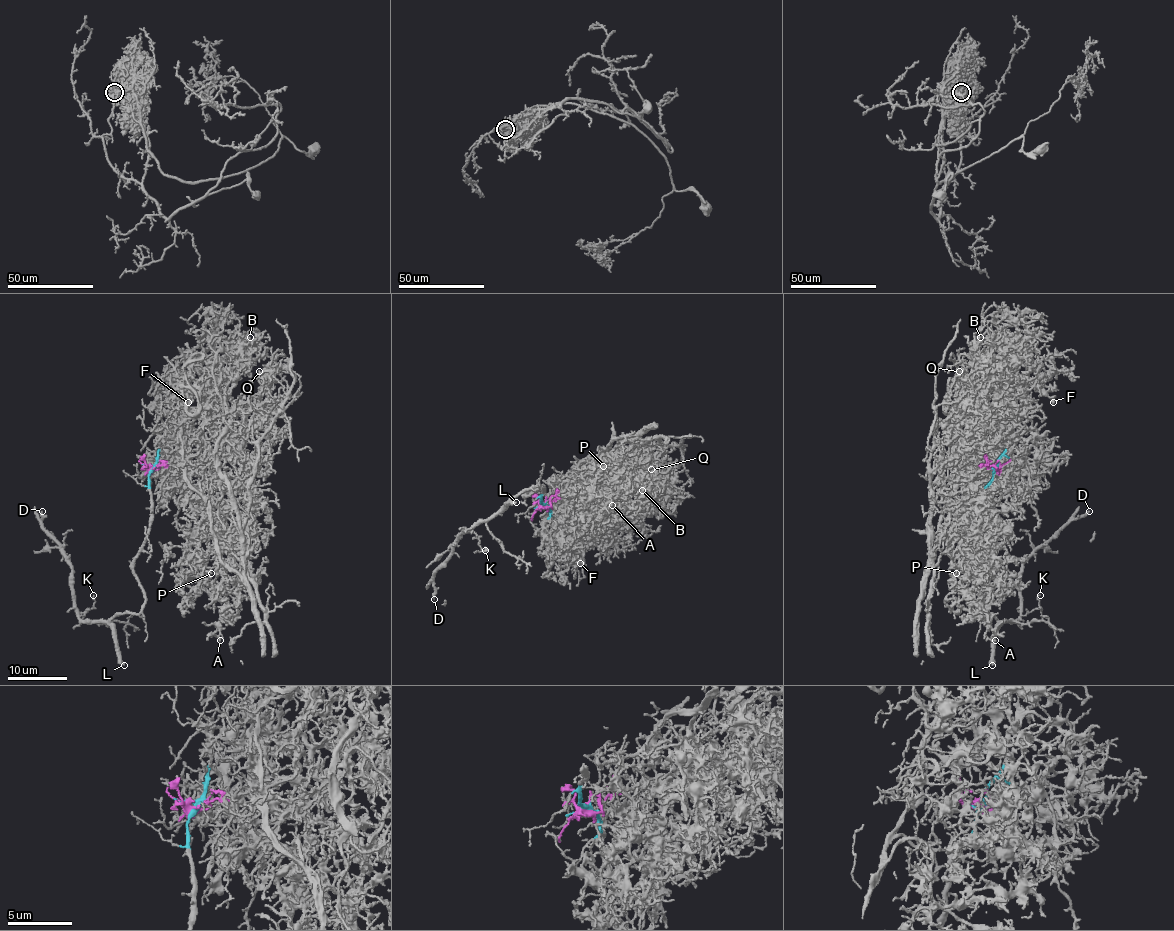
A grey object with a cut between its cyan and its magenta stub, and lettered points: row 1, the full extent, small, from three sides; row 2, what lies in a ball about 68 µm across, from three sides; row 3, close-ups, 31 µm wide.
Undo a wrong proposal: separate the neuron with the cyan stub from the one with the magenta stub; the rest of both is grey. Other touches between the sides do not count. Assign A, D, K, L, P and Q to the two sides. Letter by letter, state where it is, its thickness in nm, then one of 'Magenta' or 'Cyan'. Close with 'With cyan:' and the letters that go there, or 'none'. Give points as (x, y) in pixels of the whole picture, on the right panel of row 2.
A: Place: (995, 640). Thickness 140 nm. Magenta
D: Place: (1089, 511). Thickness 200 nm. Cyan
K: Place: (1040, 595). Thickness 100 nm. Cyan
L: Place: (992, 665). Thickness 340 nm. Cyan
P: Place: (956, 573). Thickness 130 nm. Magenta
Q: Place: (959, 371). Thickness 170 nm. Magenta
With cyan: D, K, L

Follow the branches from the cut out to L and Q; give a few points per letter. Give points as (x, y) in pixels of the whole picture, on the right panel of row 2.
L: (995, 468), (982, 493), (976, 536), (985, 563), (977, 613), (989, 613), (997, 620), (992, 664)
Q: (995, 468), (982, 465), (974, 471), (966, 455), (958, 464), (955, 420), (974, 395), (960, 371)

